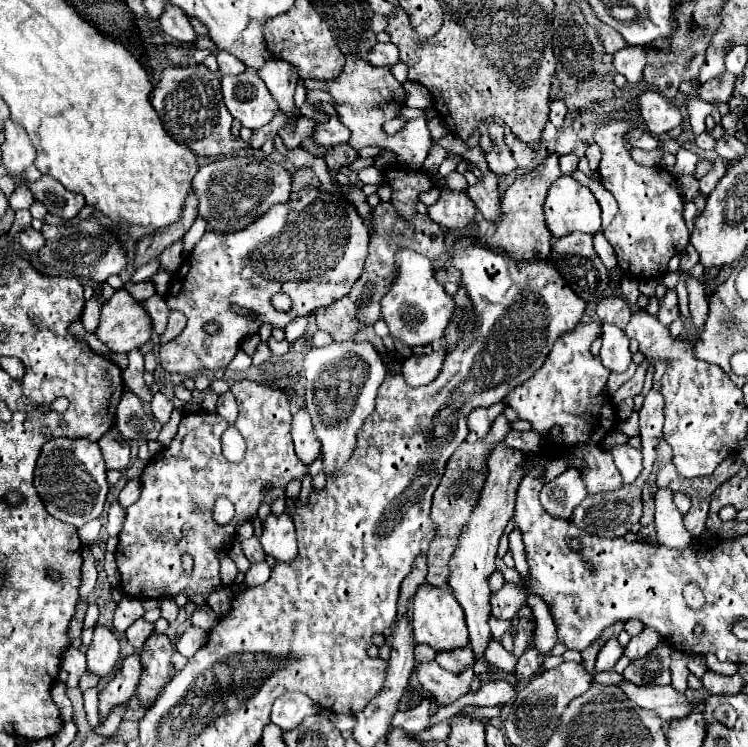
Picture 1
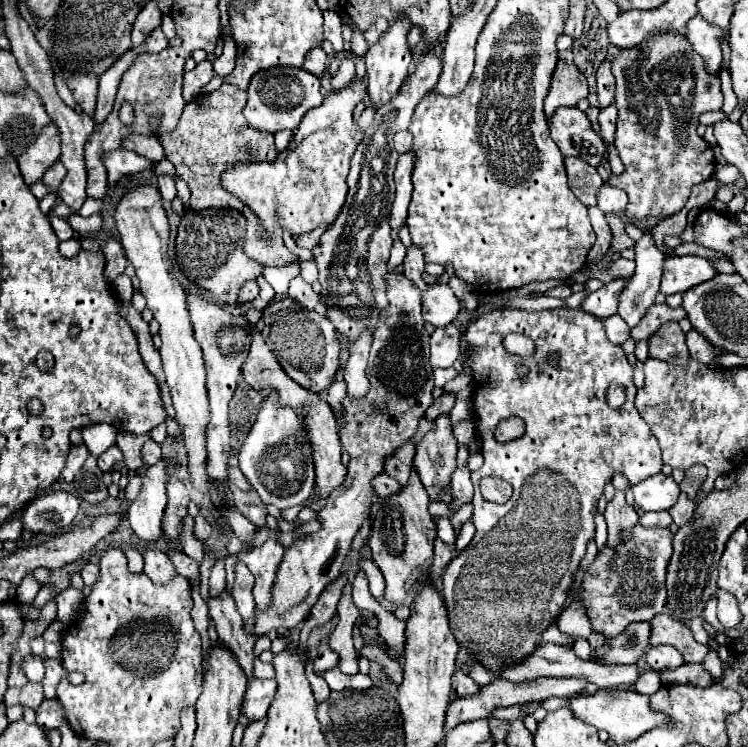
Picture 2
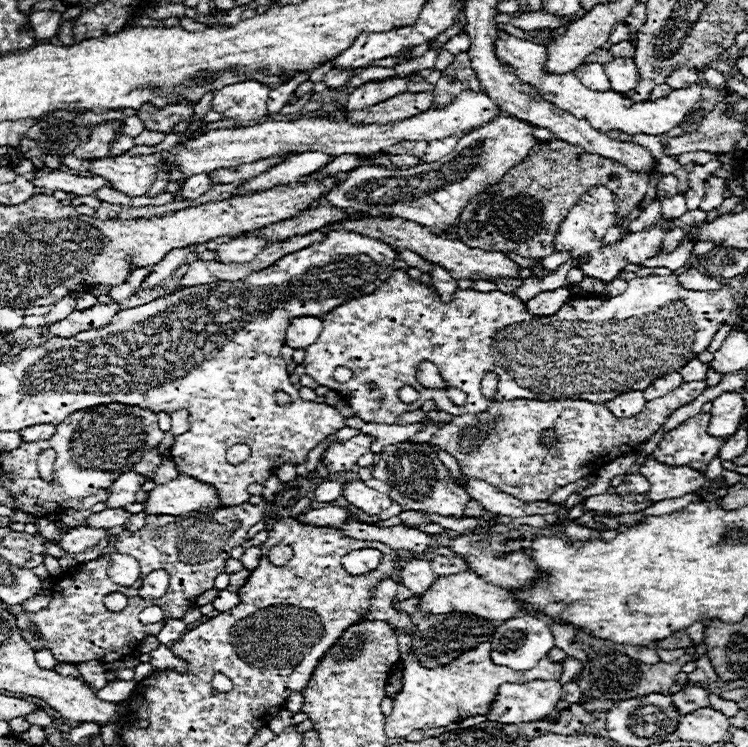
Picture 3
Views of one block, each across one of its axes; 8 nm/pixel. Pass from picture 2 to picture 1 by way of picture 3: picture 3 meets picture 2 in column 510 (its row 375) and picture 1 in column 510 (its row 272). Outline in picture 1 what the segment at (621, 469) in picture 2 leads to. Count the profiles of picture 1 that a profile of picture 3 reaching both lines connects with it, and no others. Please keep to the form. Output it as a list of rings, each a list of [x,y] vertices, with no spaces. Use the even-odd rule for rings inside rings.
[[[580,322],[574,330],[564,332],[552,346],[544,366],[528,382],[516,386],[516,390],[512,390],[504,398],[504,402],[518,414],[518,418],[532,424],[532,430],[536,434],[548,438],[550,428],[554,428],[556,424],[562,428],[560,440],[548,442],[542,448],[542,454],[568,458],[568,466],[580,470],[588,494],[618,490],[622,486],[622,478],[612,462],[612,454],[600,448],[606,434],[616,426],[616,410],[608,406],[606,394],[610,370],[602,366],[598,356],[590,354],[592,342],[600,336],[600,322]]]

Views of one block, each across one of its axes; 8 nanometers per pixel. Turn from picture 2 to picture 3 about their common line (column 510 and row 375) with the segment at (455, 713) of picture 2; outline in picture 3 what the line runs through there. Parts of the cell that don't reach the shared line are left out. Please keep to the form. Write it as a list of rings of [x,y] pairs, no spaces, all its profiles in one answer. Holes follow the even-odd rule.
[[[690,360],[690,362],[680,370],[680,374],[682,374],[684,382],[700,382],[700,380],[706,380],[706,370],[708,370],[708,366],[706,366],[704,362],[700,362],[700,360]]]

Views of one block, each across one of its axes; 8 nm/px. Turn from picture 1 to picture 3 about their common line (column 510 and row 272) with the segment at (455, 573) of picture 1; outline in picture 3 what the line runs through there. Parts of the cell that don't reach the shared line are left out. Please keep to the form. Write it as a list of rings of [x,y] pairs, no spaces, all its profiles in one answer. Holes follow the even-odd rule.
[[[364,218],[360,222],[346,220],[338,224],[330,224],[328,228],[348,228],[352,232],[362,232],[364,236],[374,236],[376,240],[382,240],[390,246],[398,248],[408,248],[422,256],[424,260],[430,260],[434,264],[444,266],[454,280],[462,278],[472,278],[472,280],[488,280],[488,278],[518,278],[518,266],[510,258],[506,258],[502,252],[486,252],[478,248],[468,248],[462,244],[458,238],[450,238],[448,234],[434,234],[428,228],[422,228],[420,224],[410,224],[408,220],[402,218],[392,218],[392,220],[382,220],[382,218]]]

